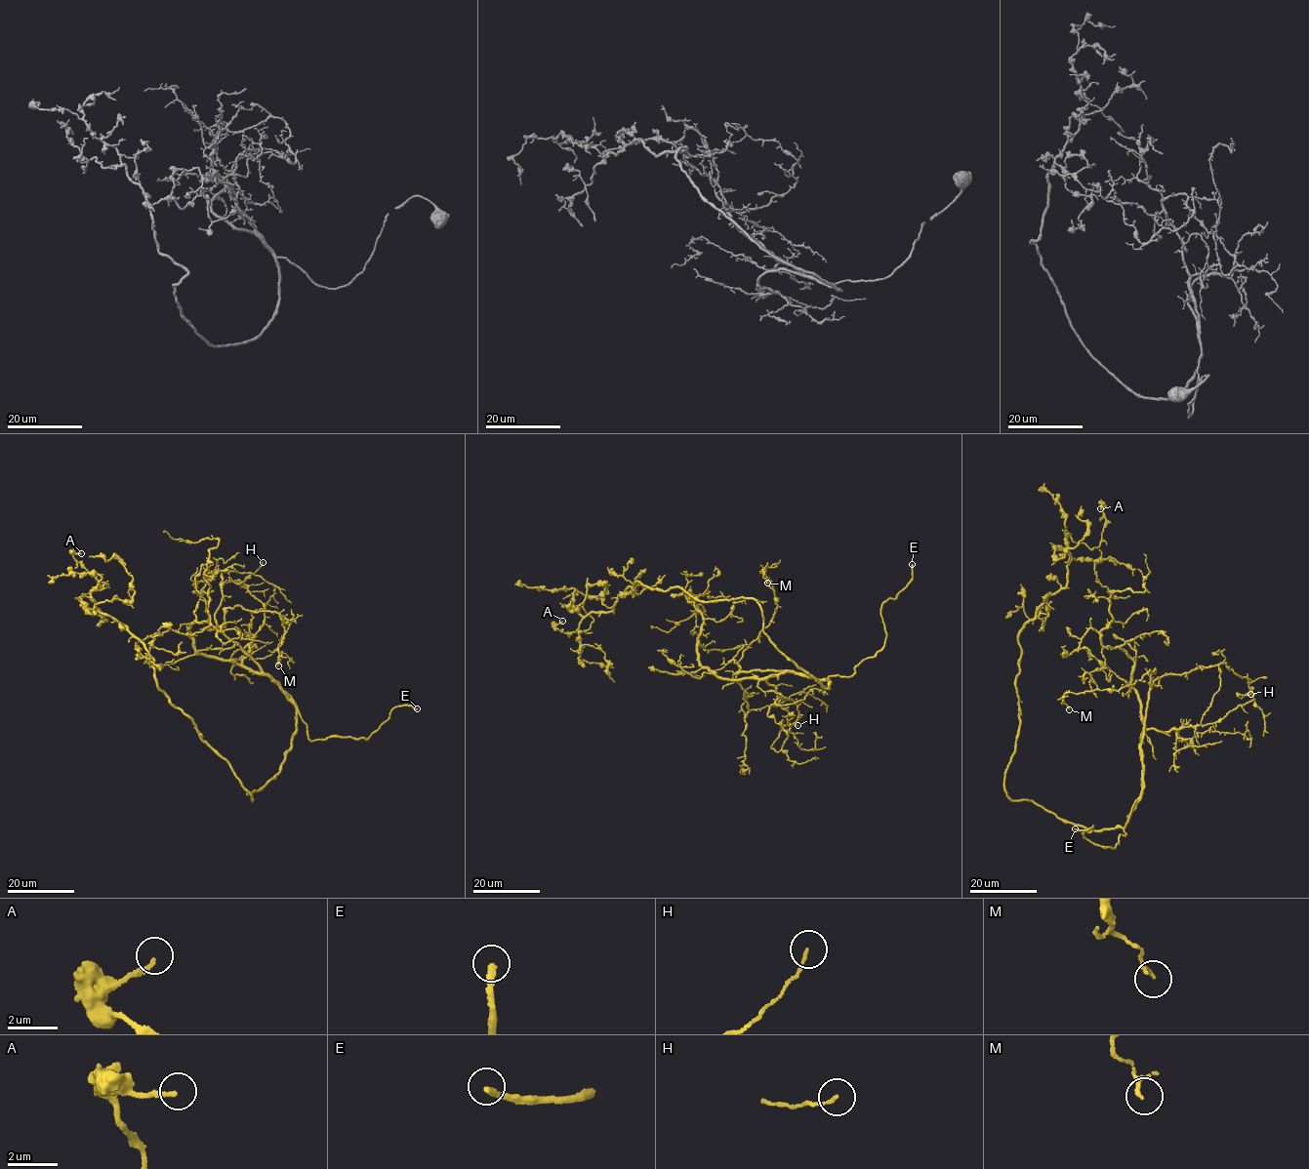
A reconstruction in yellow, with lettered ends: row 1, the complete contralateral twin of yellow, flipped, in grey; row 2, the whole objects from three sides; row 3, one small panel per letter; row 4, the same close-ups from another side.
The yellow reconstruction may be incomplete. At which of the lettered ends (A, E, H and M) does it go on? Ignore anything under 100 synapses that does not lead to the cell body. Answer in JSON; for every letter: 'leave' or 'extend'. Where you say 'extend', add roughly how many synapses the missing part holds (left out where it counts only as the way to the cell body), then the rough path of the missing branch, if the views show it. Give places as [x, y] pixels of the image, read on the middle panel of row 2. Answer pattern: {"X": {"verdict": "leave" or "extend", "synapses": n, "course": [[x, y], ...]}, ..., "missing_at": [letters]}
{"A": {"verdict": "leave"}, "E": {"verdict": "extend", "course": [[912, 564], [920, 546], [913, 538]]}, "H": {"verdict": "leave"}, "M": {"verdict": "leave"}, "missing_at": ["E"]}

